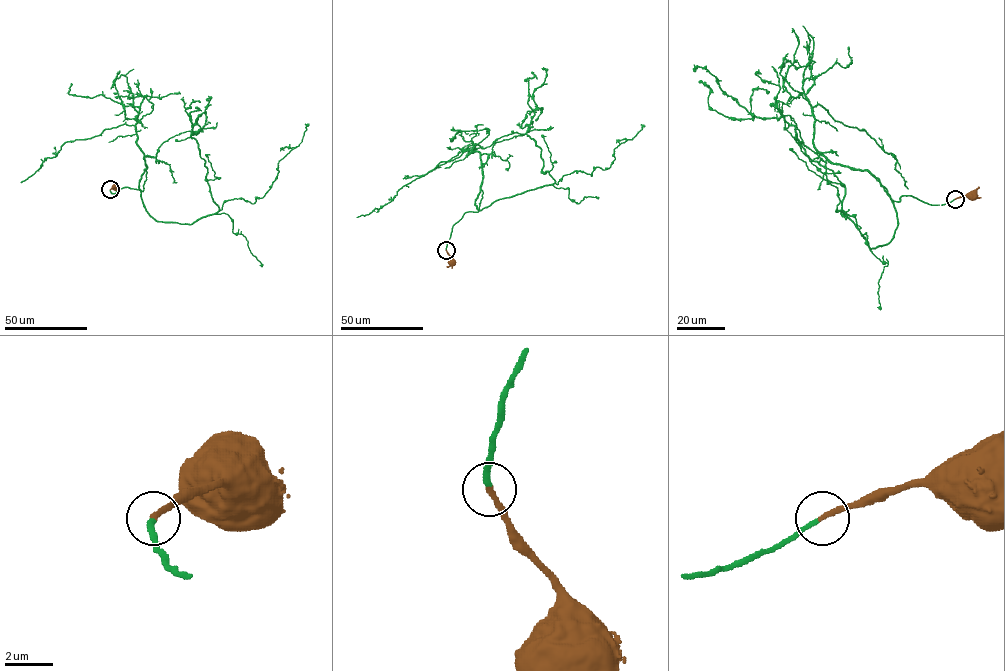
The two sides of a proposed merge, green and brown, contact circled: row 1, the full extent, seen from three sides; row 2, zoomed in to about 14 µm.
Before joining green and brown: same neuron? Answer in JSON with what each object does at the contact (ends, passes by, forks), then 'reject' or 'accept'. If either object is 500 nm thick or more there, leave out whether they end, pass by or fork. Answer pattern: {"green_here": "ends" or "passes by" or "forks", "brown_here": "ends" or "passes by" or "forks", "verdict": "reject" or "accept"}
{"green_here": "ends", "brown_here": "ends", "verdict": "accept"}

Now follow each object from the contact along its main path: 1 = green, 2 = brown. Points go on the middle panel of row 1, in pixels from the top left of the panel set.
1: (446, 250), (453, 225), (479, 209), (481, 190), (479, 210), (575, 170), (608, 168), (641, 124)
2: (446, 250), (451, 262)

